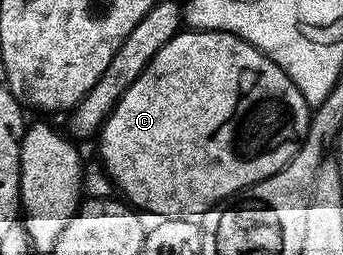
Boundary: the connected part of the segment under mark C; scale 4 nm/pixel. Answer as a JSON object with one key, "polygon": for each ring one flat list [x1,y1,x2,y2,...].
{"polygon":[[190,29,179,31,168,43,164,43,164,47,160,47,160,51,156,51,146,70,136,79,136,83,132,83,132,87,128,87,128,91,124,91,112,112,106,116,106,122,102,124,96,142,98,141,98,153,102,156,102,165,106,168,107,175,114,180,115,187,123,193,121,196,131,206,138,211,147,209,148,212,155,213,158,219,173,219,189,214,189,209,195,213,194,215,201,215,223,199,233,198,257,181,285,169,294,160,298,146,310,132,311,112,311,106,307,105,304,95,300,95,296,83,292,83,285,71,276,63,272,63,272,59,268,59,256,47,231,33]]}

